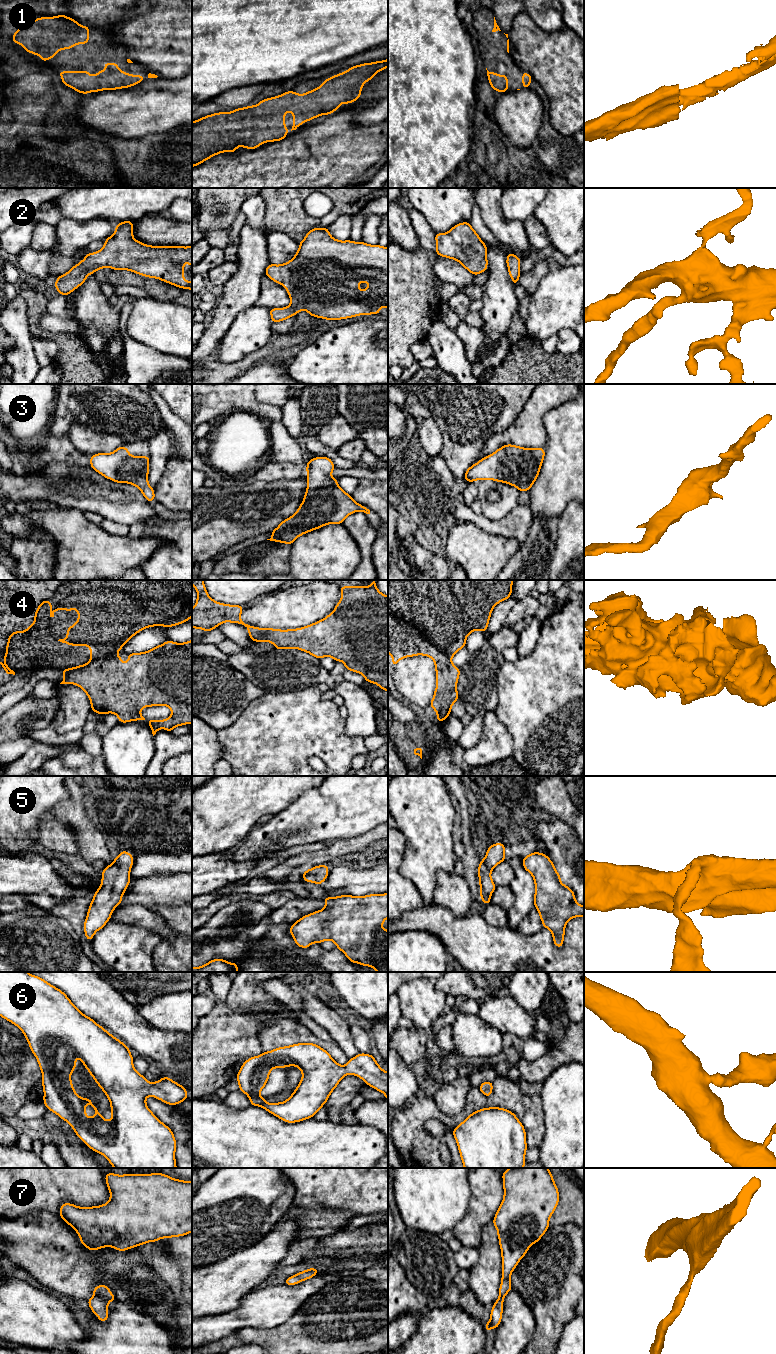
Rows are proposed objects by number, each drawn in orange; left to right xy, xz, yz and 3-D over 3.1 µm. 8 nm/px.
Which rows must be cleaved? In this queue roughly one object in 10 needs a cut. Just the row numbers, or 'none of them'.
none of them

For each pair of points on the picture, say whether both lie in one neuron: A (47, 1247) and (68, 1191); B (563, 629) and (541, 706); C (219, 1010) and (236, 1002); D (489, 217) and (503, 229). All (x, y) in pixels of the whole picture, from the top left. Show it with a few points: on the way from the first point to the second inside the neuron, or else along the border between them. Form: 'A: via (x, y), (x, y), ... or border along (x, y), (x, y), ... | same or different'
A: border along (35, 1210), (47, 1210), (58, 1215) | different
B: via (563, 648), (563, 684), (560, 687) | same
C: border along (225, 1002), (233, 1010), (247, 1011), (250, 1014) | different
D: via (492, 218), (500, 226) | same

